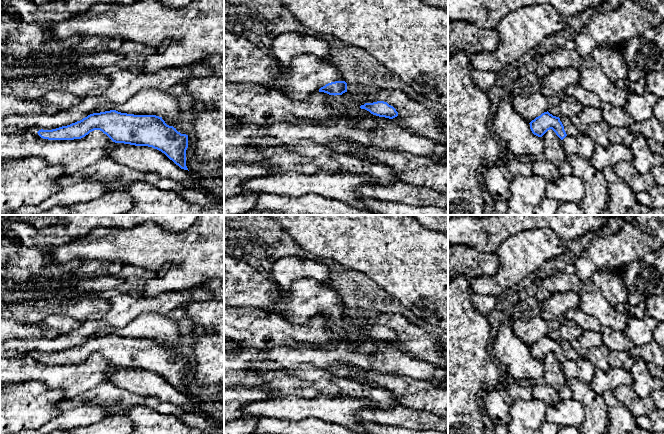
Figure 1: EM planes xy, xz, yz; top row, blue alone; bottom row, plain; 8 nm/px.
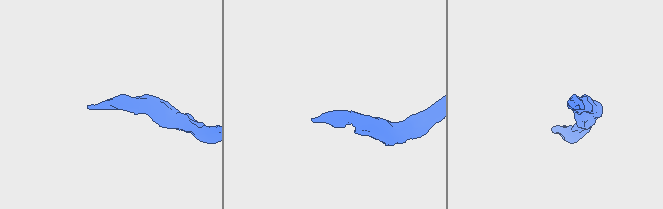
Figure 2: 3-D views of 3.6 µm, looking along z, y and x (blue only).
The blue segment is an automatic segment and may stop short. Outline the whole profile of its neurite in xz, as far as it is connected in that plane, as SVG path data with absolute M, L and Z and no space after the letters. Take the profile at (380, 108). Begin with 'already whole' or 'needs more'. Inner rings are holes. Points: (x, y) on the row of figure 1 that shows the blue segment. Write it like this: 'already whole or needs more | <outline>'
already whole | M377 101L373 103L365 103L360 106L361 109L369 111L371 114L393 119L398 116L396 109L384 101Z

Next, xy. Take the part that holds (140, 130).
already whole | M110 110L90 114L67 126L52 130L41 129L37 133L48 140L74 140L81 139L94 130L102 131L115 143L157 149L181 169L188 170L188 135L181 134L156 115L134 115Z

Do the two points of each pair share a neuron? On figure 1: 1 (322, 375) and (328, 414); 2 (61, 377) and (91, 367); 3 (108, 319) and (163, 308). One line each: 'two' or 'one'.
1: two
2: one
3: one

